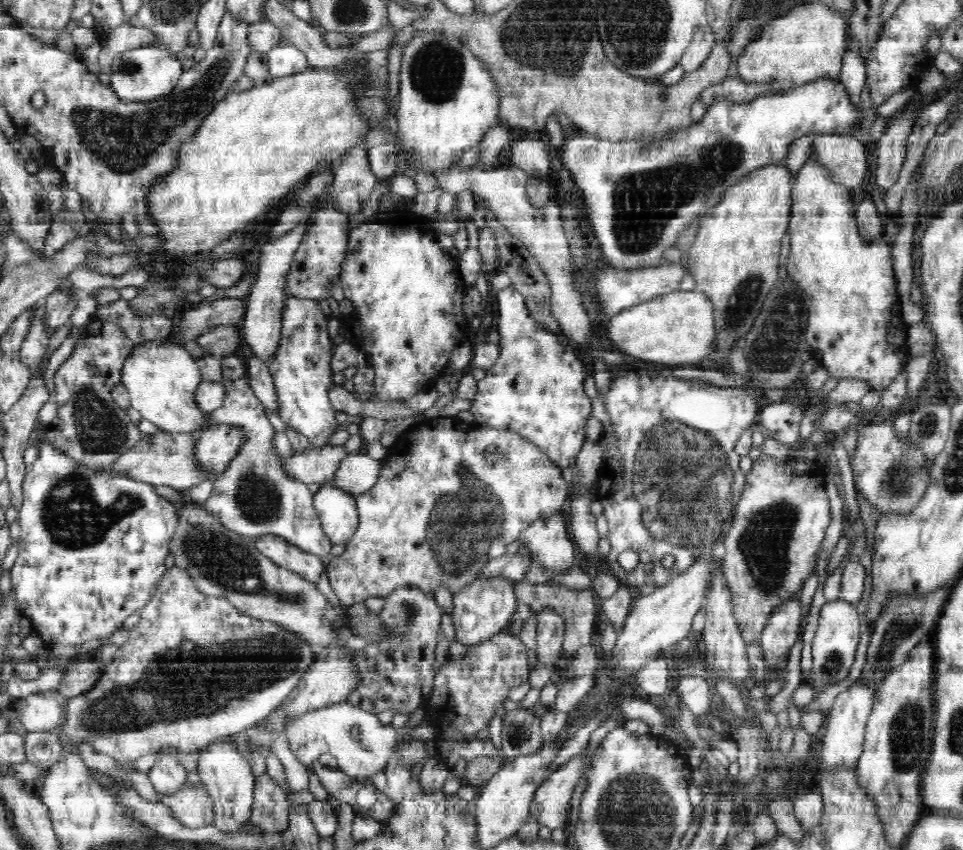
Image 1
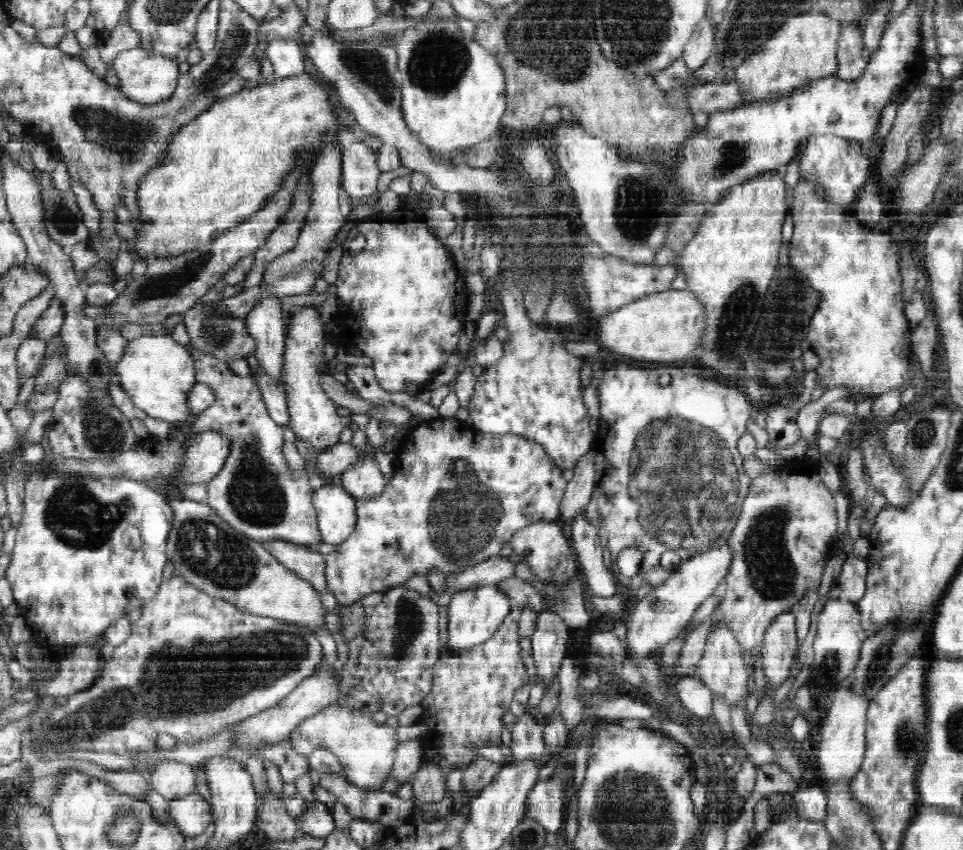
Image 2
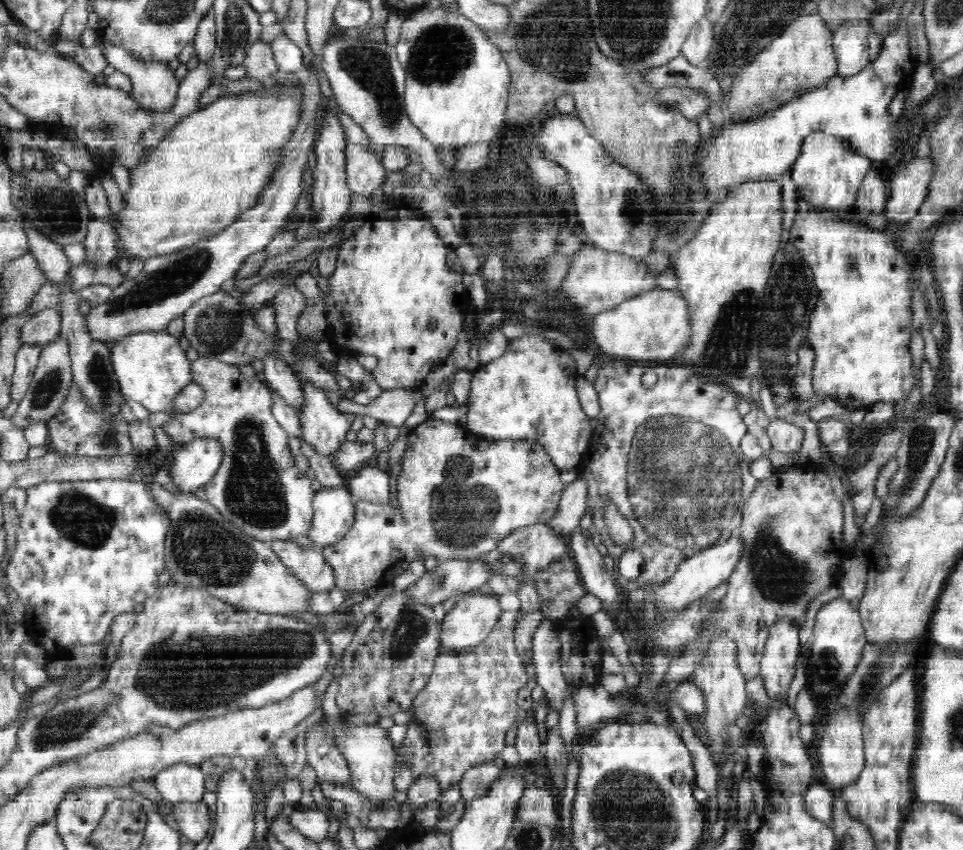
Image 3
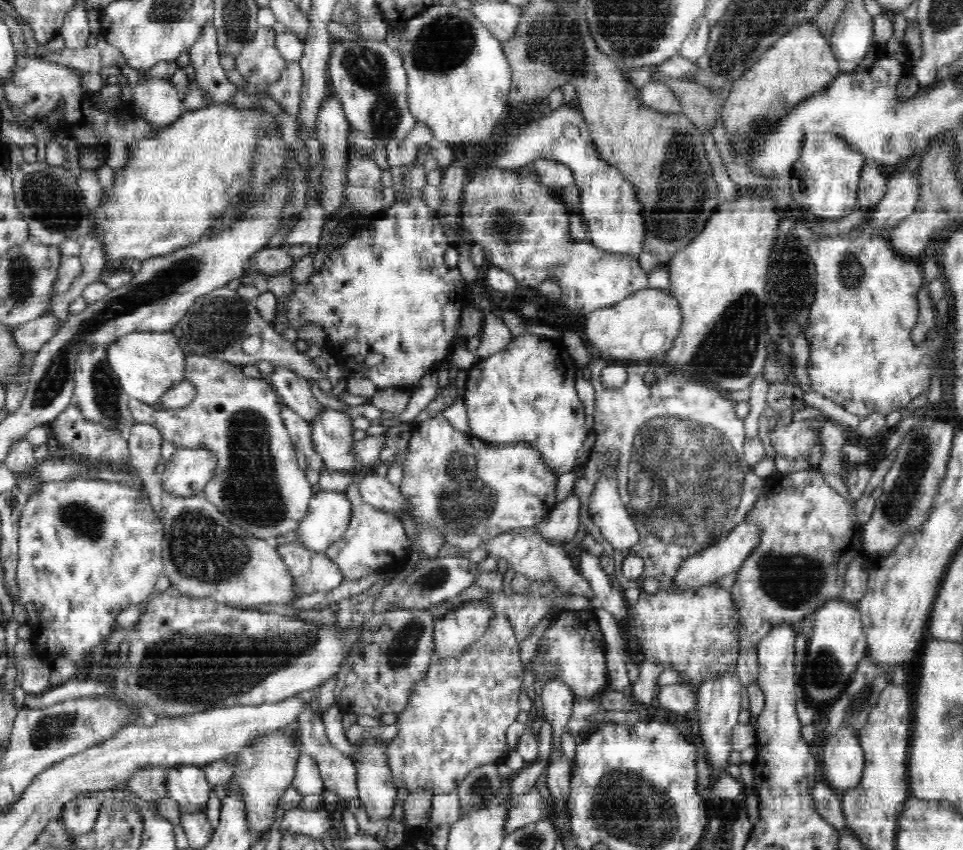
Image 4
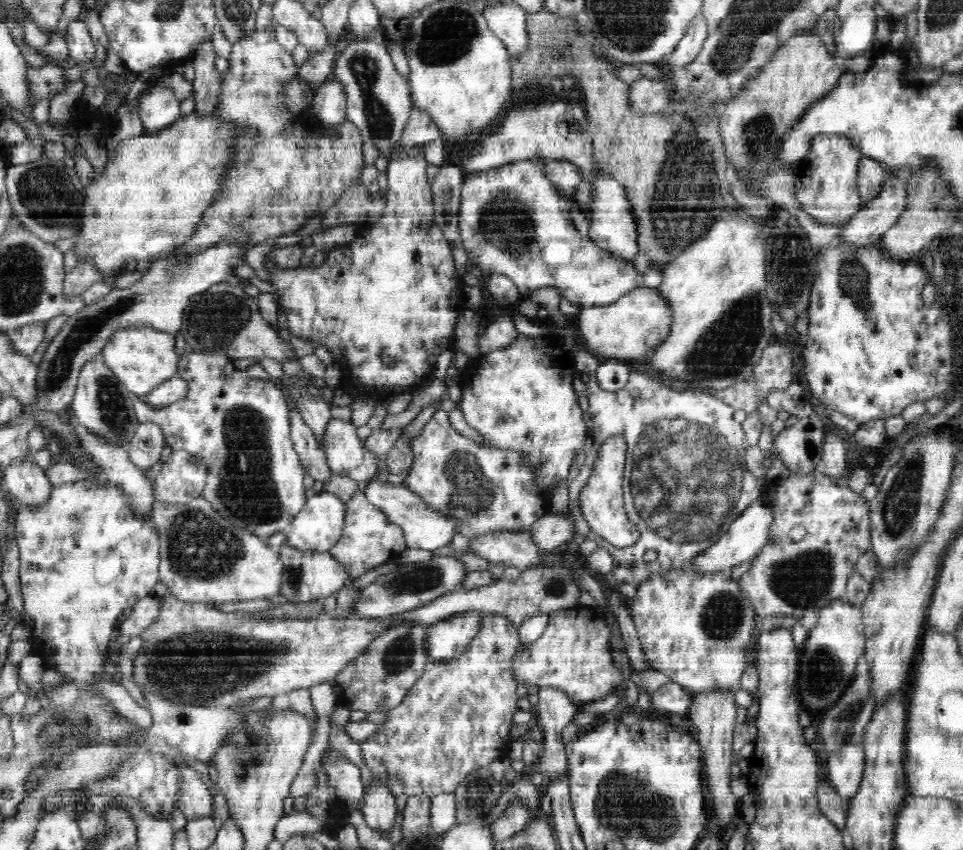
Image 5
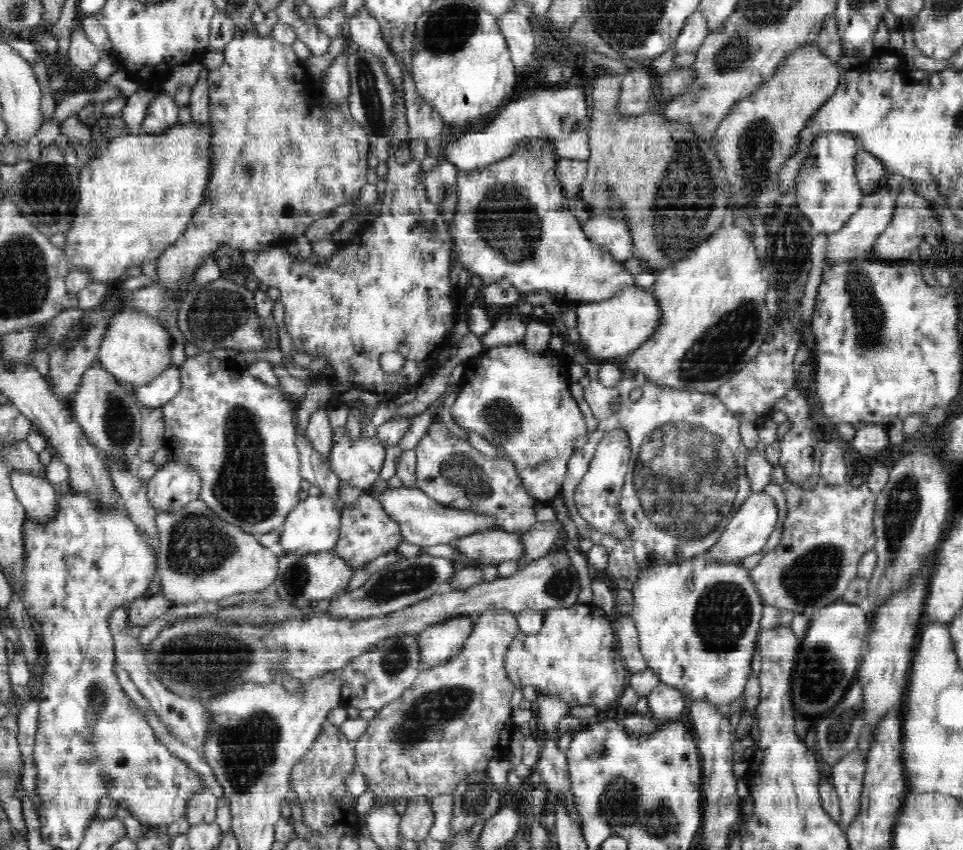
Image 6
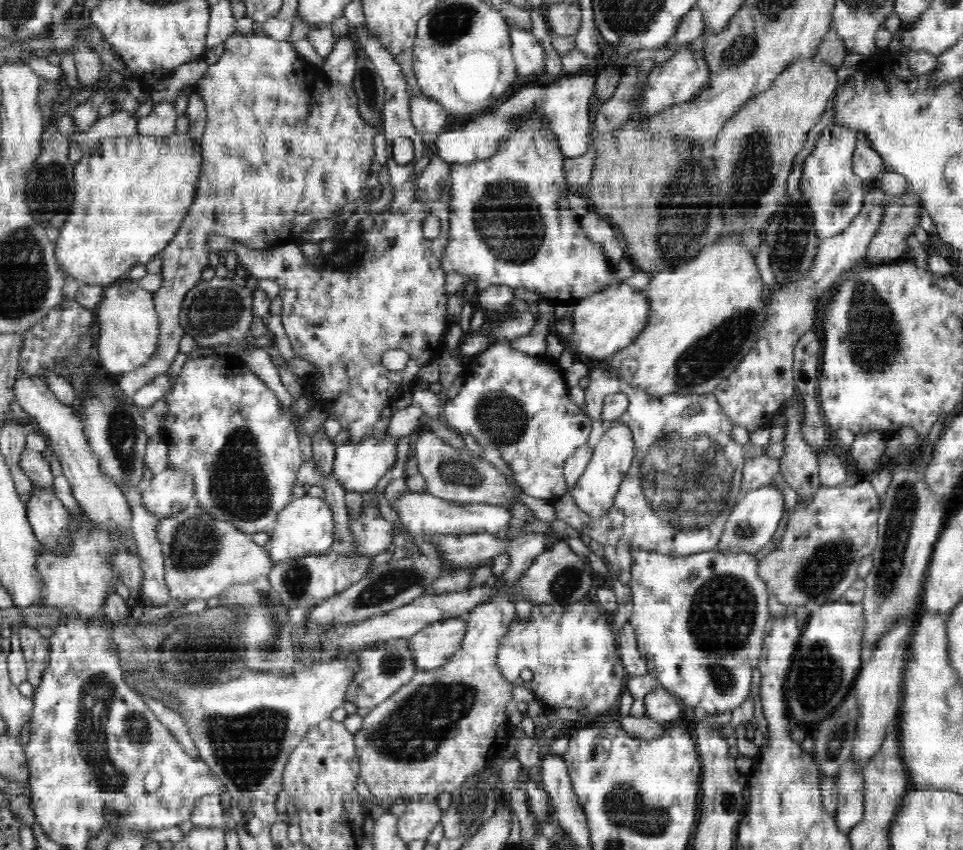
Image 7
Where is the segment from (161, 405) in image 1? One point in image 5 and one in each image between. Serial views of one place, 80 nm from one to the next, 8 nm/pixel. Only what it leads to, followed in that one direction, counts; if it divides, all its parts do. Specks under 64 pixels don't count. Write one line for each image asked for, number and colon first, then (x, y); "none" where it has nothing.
2: (158, 373)
3: (152, 369)
4: (147, 364)
5: (142, 358)

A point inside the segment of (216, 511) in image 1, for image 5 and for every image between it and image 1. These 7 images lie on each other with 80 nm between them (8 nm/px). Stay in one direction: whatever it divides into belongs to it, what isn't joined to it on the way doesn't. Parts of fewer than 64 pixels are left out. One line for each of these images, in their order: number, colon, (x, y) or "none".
2: (256, 491)
3: (258, 487)
4: (257, 484)
5: (238, 427)

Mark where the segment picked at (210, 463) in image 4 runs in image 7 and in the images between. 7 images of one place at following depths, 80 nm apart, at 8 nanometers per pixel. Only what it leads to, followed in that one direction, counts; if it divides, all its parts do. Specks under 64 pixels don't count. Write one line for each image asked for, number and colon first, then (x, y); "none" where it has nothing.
5: (181, 479)
6: (174, 485)
7: (169, 492)

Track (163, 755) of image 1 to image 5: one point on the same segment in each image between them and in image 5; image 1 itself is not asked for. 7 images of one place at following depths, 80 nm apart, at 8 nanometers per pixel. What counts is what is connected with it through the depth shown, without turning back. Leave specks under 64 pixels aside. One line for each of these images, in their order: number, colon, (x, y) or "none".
2: (172, 779)
3: (182, 782)
4: (189, 788)
5: (196, 801)

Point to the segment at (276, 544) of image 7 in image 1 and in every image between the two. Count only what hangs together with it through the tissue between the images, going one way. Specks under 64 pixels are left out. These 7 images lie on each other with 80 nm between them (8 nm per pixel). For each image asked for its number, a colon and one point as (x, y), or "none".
1: (337, 510)
2: (336, 508)
3: (333, 509)
4: (327, 519)
5: (318, 526)
6: (312, 526)

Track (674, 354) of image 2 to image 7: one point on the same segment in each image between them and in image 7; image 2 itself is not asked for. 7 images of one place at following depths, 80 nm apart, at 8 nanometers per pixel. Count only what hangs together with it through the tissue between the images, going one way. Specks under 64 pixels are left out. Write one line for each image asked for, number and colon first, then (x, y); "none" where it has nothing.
3: (655, 325)
4: (644, 325)
5: (629, 328)
6: (615, 326)
7: (604, 324)

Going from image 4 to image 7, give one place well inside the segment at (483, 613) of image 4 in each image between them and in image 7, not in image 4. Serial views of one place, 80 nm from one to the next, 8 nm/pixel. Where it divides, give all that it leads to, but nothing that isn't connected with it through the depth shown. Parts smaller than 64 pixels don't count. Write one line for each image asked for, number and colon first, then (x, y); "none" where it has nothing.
5: (447, 639)
6: (438, 643)
7: (432, 647)

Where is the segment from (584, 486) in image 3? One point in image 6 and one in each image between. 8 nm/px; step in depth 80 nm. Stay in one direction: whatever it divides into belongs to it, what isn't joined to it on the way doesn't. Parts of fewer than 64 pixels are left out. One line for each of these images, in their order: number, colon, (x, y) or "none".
4: (560, 526)
5: (548, 532)
6: (538, 541)

